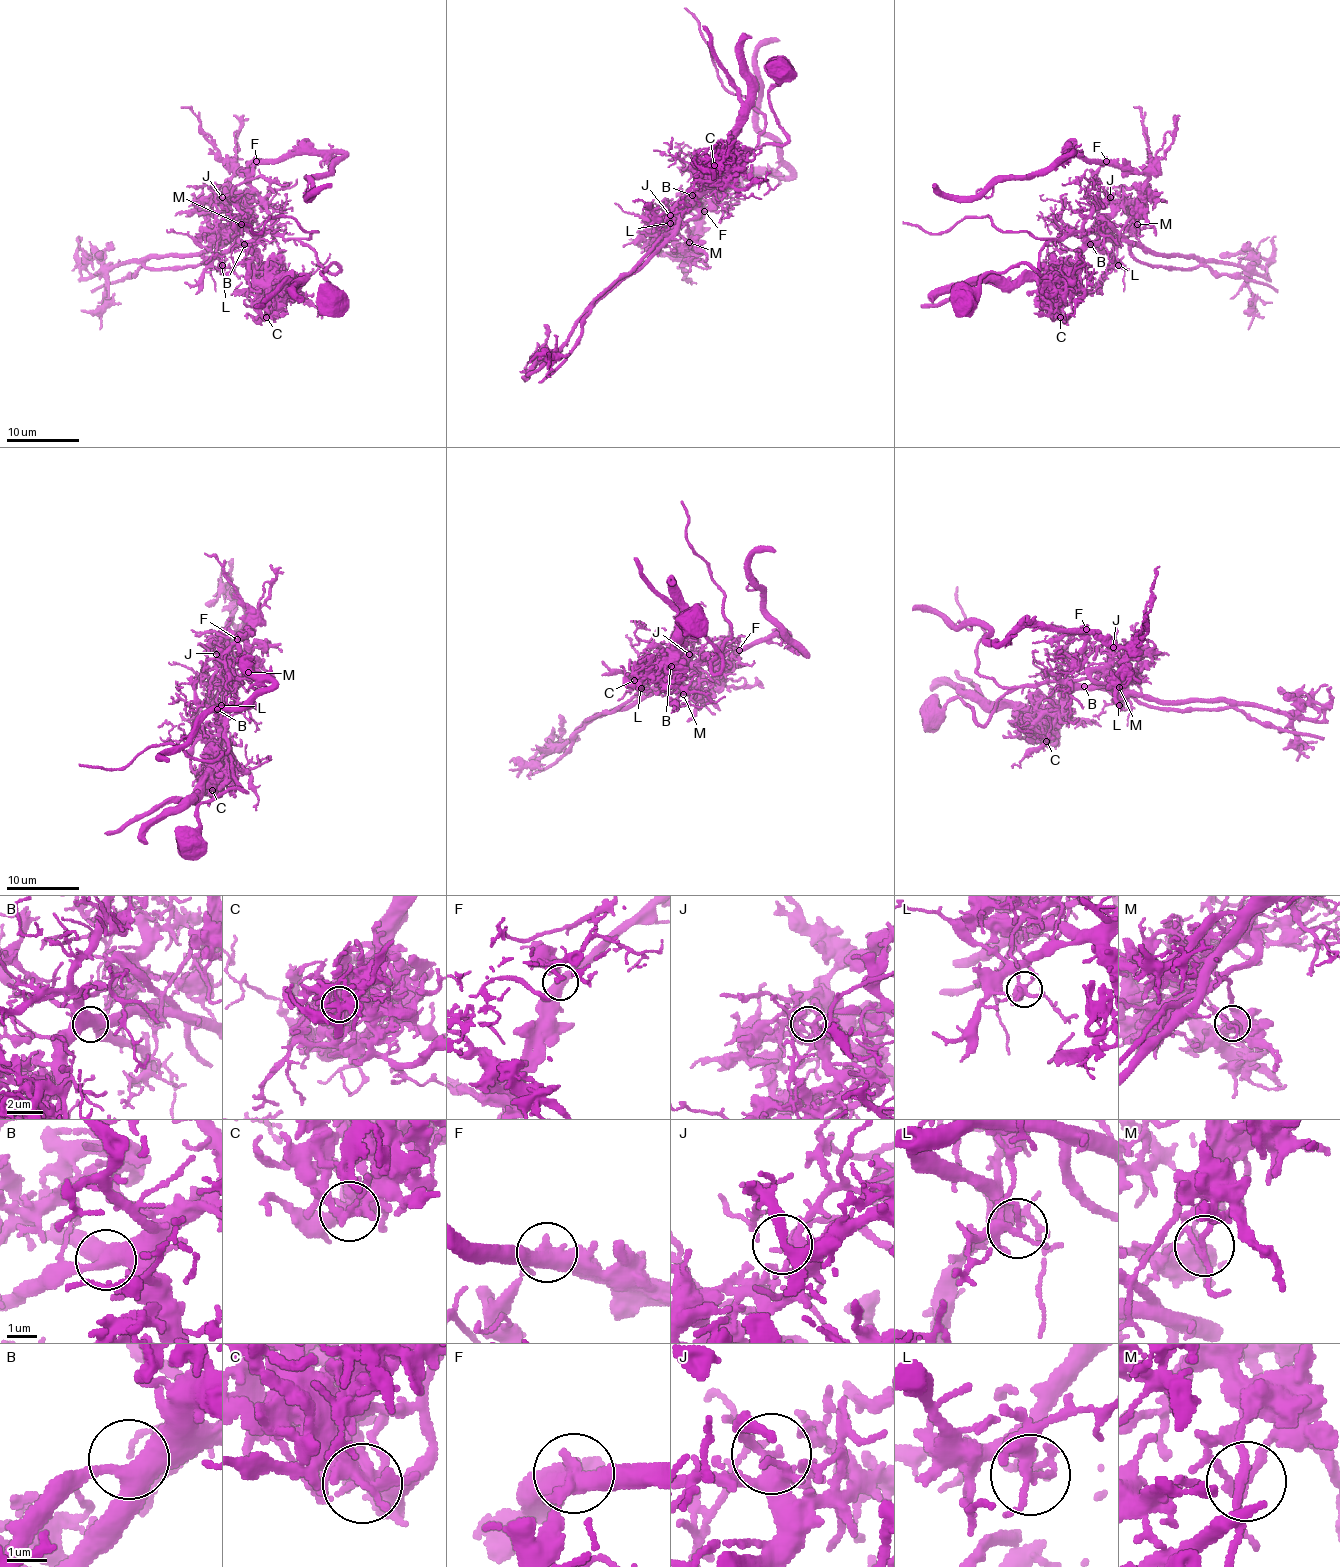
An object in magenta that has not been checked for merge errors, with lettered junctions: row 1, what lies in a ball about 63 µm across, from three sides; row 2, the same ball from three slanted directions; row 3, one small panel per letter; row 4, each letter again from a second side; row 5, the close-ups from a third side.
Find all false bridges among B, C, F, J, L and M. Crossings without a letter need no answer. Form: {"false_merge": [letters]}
{"false_merge": ["C", "F", "L", "M"]}

